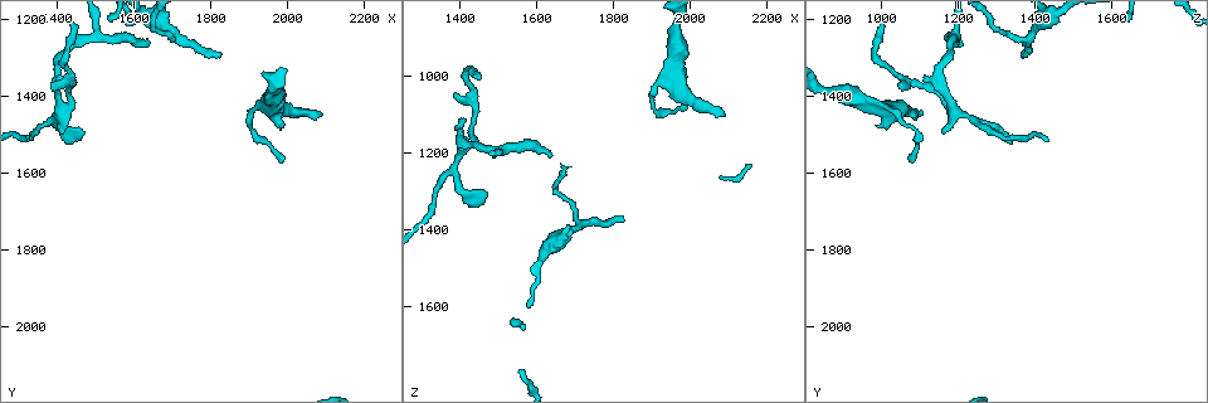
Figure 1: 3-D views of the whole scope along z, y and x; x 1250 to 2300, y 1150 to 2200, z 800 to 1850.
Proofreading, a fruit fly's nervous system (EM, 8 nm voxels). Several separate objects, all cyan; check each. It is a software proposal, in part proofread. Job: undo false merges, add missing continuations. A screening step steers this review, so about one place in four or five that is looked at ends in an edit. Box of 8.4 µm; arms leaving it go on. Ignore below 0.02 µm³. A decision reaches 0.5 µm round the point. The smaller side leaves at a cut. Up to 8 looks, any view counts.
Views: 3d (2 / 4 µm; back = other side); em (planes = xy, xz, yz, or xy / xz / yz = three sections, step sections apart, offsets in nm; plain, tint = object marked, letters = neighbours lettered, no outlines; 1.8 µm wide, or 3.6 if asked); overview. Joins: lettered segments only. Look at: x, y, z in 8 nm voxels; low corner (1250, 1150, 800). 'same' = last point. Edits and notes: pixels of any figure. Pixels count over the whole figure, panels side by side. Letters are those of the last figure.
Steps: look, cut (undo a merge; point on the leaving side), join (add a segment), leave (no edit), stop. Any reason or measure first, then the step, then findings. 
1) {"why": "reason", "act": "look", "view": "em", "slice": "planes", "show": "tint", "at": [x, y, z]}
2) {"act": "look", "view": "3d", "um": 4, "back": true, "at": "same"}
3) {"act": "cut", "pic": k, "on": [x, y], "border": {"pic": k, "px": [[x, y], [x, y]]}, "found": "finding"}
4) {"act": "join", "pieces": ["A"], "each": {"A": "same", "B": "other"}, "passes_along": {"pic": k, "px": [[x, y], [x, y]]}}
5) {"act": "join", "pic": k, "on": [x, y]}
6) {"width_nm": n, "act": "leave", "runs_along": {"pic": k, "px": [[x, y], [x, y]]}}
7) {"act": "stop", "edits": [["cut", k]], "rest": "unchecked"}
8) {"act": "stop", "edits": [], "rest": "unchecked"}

{"why": "branch stops here", "act": "look", "view": "em", "slice": "yz", "step": 8, "show": "letters", "at": [2090, 1445, 1100]}

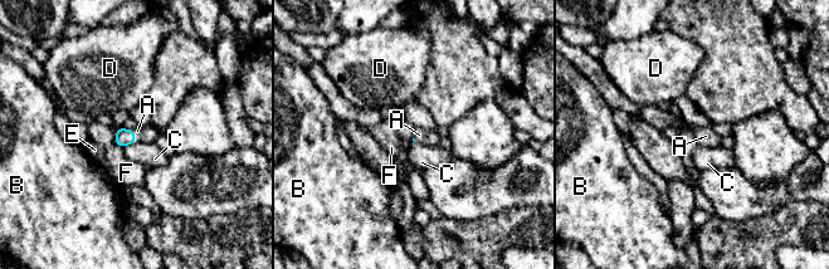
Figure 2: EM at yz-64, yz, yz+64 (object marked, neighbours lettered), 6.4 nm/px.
{"act": "look", "view": "em", "slice": "planes", "show": "letters", "at": "same"}

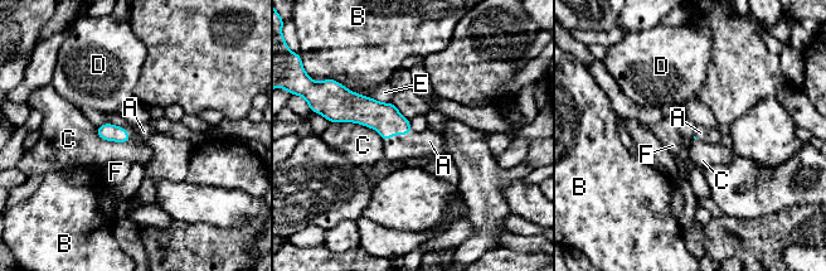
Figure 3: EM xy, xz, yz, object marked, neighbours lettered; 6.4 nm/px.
{"longest_contact_nm": ["C", 380], "act": "join", "pieces": ["A"], "each": {"A": "same", "B": "other", "C": "other", "D": "other", "E": "other", "F": "other"}, "passes_along": {"pic": 3, "px": [[385, 119], [398, 134], [429, 141]]}, "found": "the neuron continues"}

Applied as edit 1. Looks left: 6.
{"why": "redraw", "act": "look", "view": "overview"}

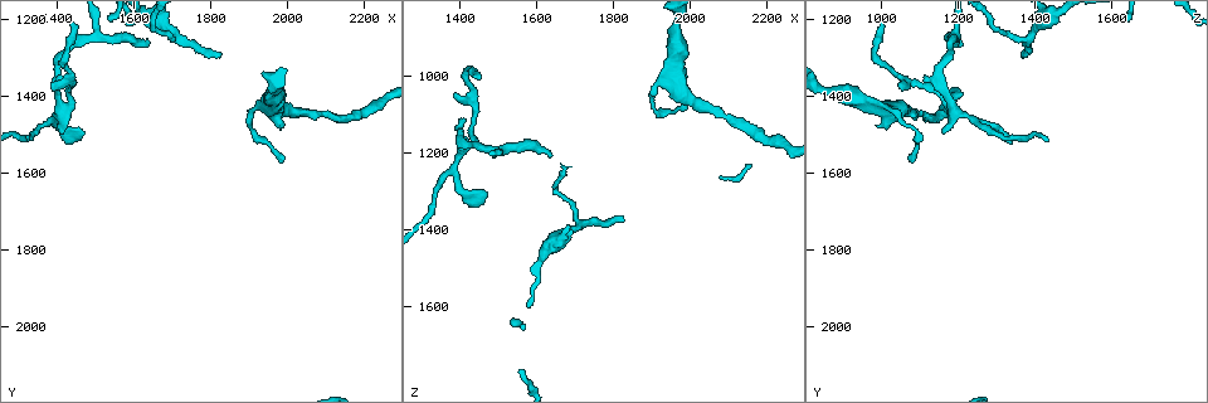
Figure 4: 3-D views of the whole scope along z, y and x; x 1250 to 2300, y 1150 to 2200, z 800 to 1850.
{"why": "thin end", "act": "look", "view": "3d", "um": 2, "at": [1415, 1490, 1160]}

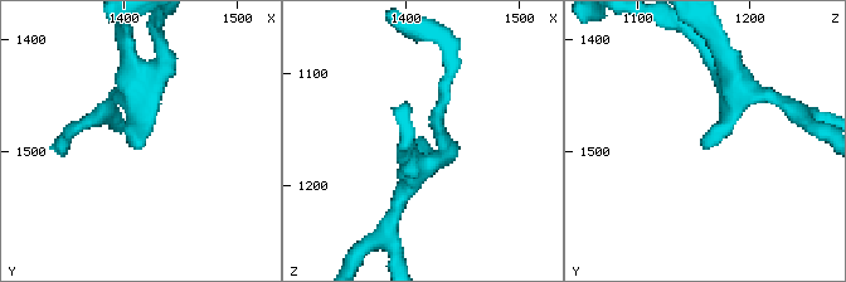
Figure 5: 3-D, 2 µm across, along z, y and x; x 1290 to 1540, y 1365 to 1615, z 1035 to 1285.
{"act": "look", "view": "em", "slice": "xy", "step": 8, "show": "letters", "at": [1414, 1496, 1160]}

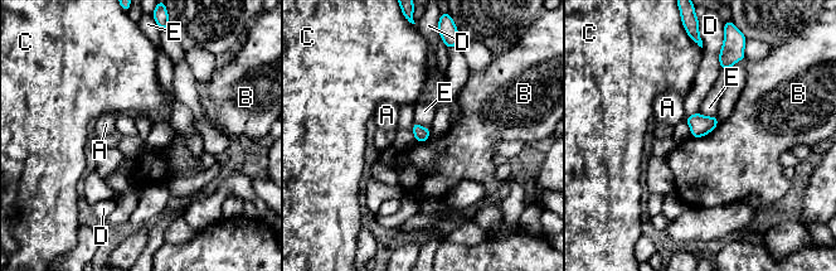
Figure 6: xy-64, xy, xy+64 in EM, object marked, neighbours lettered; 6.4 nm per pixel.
{"act": "look", "view": "em", "slice": "planes", "show": "letters", "at": "same"}

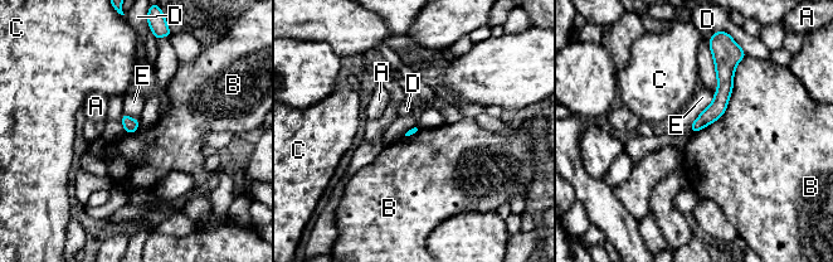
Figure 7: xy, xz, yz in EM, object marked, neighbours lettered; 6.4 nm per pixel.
{"act": "leave", "each": {"A": "other", "B": "other", "C": "other", "D": "other", "E": "other"}, "runs_along": {"pic": 7, "px": [[722, 61], [720, 102], [695, 129]]}, "found": "no lettered segment goes on from it"}

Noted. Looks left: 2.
{"why": "free end", "act": "look", "view": "em", "slice": "planes", "show": "letters", "at": [1640, 1265, 1215]}

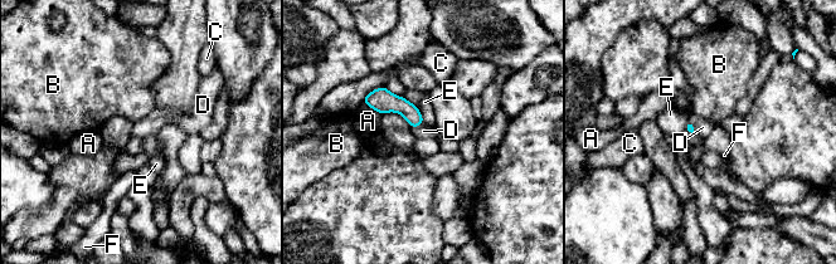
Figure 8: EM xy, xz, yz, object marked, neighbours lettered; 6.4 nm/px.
{"act": "join", "pieces": ["D"], "each": {"A": "other", "B": "other", "C": "other", "D": "same", "E": "other", "F": "other"}, "found": "it goes on there"}

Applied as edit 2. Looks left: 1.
{"act": "stop", "edits": [["join", 3], ["join", 8]], "rest": "unchecked"}

